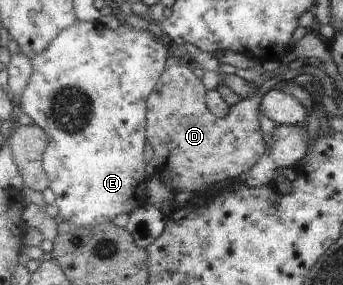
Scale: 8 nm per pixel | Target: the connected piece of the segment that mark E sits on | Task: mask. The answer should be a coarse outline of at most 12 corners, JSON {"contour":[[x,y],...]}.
{"contour":[[77,21],[18,110],[65,221],[145,206],[148,98],[169,50]]}

